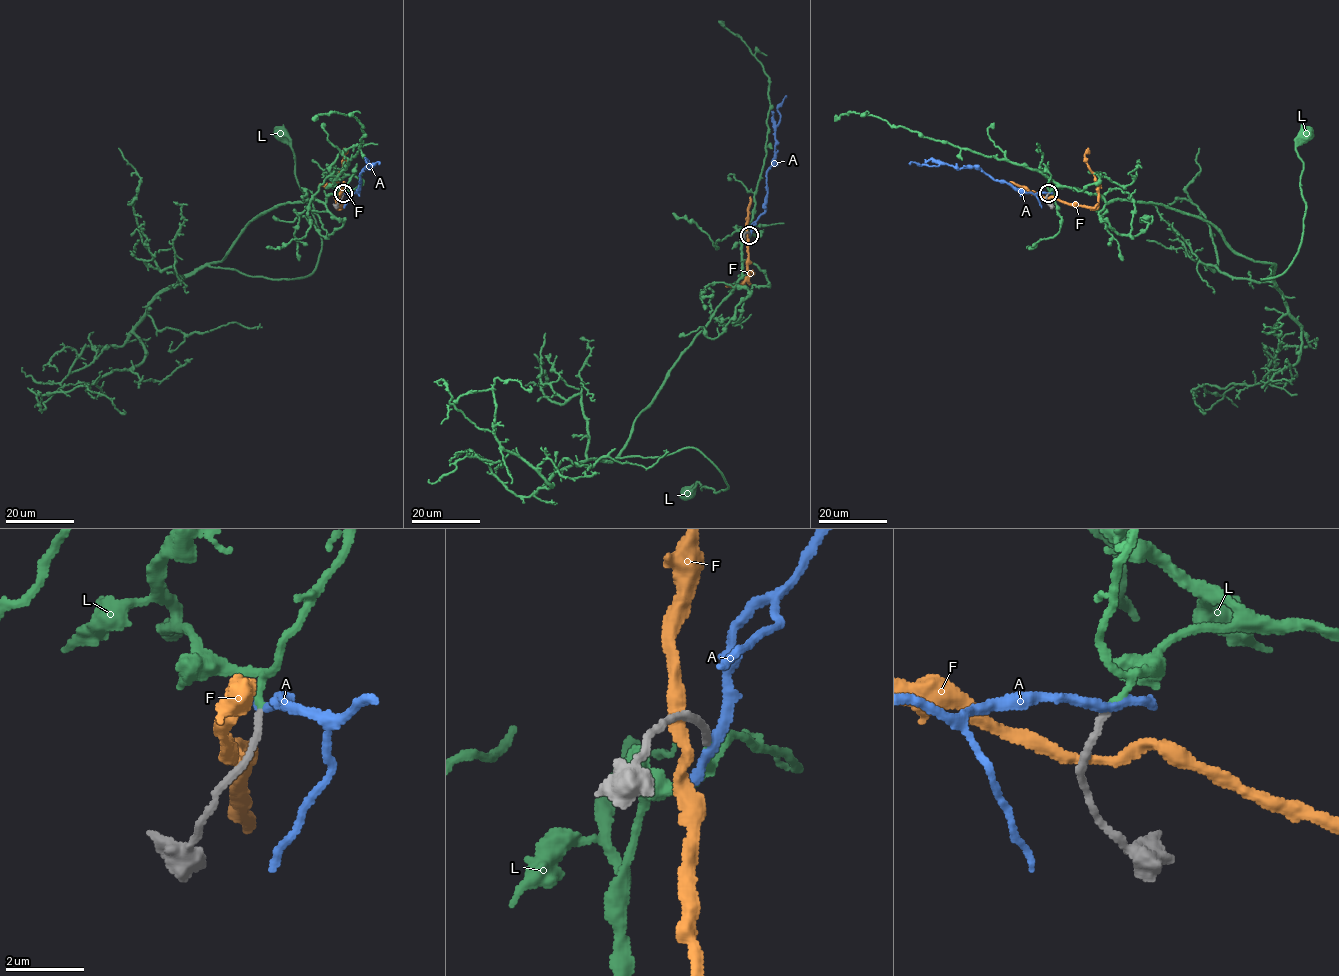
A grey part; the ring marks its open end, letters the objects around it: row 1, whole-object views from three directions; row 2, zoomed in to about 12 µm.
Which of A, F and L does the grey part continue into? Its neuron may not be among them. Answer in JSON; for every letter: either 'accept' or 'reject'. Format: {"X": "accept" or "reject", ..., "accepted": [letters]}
{"A": "reject", "F": "reject", "L": "accept", "accepted": ["L"]}

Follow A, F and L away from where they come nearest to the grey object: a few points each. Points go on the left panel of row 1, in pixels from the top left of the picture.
A: (343, 193), (358, 192), (360, 174), (366, 167), (368, 169), (368, 163), (371, 166), (379, 163)
F: (341, 198), (342, 206), (336, 207), (335, 183), (342, 169), (343, 148)
L: (342, 193), (335, 187), (324, 202), (268, 210), (211, 267), (271, 279), (314, 270), (319, 230), (281, 135)

